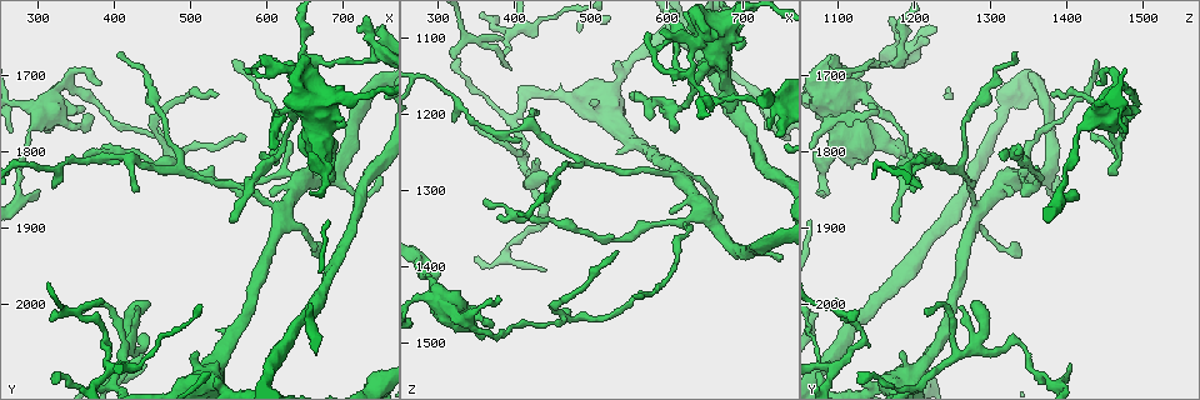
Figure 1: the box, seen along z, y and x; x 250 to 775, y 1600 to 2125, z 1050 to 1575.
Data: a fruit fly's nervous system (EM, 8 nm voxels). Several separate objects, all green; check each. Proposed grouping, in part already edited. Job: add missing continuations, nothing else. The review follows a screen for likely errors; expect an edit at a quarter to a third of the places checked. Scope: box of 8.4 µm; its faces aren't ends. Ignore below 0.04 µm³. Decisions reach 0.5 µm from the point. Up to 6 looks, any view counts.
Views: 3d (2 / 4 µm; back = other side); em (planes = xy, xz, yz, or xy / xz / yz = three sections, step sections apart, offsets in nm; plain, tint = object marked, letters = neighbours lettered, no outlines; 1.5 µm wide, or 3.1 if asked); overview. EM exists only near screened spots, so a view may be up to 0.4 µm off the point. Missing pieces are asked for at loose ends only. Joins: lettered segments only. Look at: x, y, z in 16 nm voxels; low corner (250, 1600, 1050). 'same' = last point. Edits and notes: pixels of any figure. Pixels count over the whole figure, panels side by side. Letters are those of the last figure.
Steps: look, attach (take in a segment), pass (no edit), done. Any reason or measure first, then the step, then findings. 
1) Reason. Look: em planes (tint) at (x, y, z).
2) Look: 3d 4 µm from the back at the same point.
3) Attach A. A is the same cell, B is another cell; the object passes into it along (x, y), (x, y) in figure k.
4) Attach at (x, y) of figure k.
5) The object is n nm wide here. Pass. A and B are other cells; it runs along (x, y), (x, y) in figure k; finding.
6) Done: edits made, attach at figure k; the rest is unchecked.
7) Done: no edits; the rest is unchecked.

Branch stops here. Look: em planes (letters) at (535, 1720, 1380).

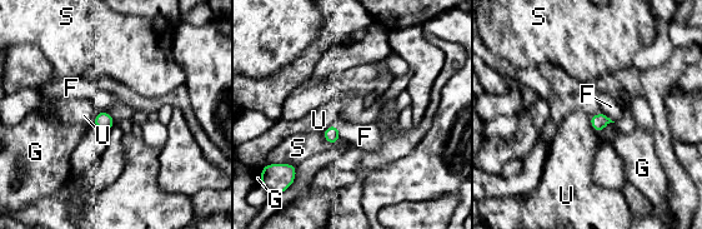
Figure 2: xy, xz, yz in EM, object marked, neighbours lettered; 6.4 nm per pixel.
Pass. F, G, S and U are other cells; a border runs along (588, 117), (590, 124), (597, 133) in figure 2; no lettered segment goes on from it.

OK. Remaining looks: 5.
Branch stops here. Look: em xz step 8 (tint) at (360, 1805, 1320).

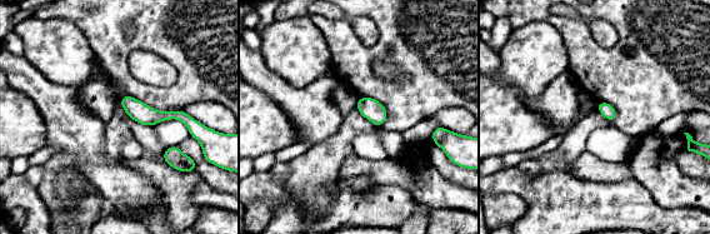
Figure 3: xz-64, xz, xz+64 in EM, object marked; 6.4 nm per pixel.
Cut it another way. Look: em planes (letters) at the same point.

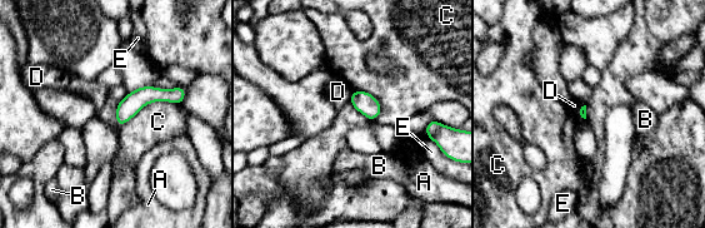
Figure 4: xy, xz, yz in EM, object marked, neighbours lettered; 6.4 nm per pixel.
Pass. A, B, C, D and E are other cells; a border runs along (354, 90), (349, 103) in figure 4; no lettered segment goes on from it.

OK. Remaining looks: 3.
An open end. Look: em yz step 4 (letters) at (425, 2005, 1255).

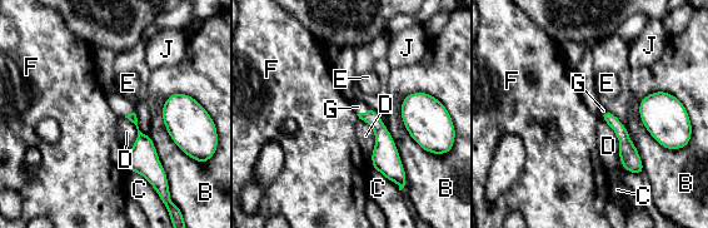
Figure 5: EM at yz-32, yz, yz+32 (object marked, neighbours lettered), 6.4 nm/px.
Attach G. G is the same cell, B, C, D, E, F and J are other cells; it goes on there.

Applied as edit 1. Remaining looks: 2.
Done: edits made, attach at figure 5; the rest is unchecked.

